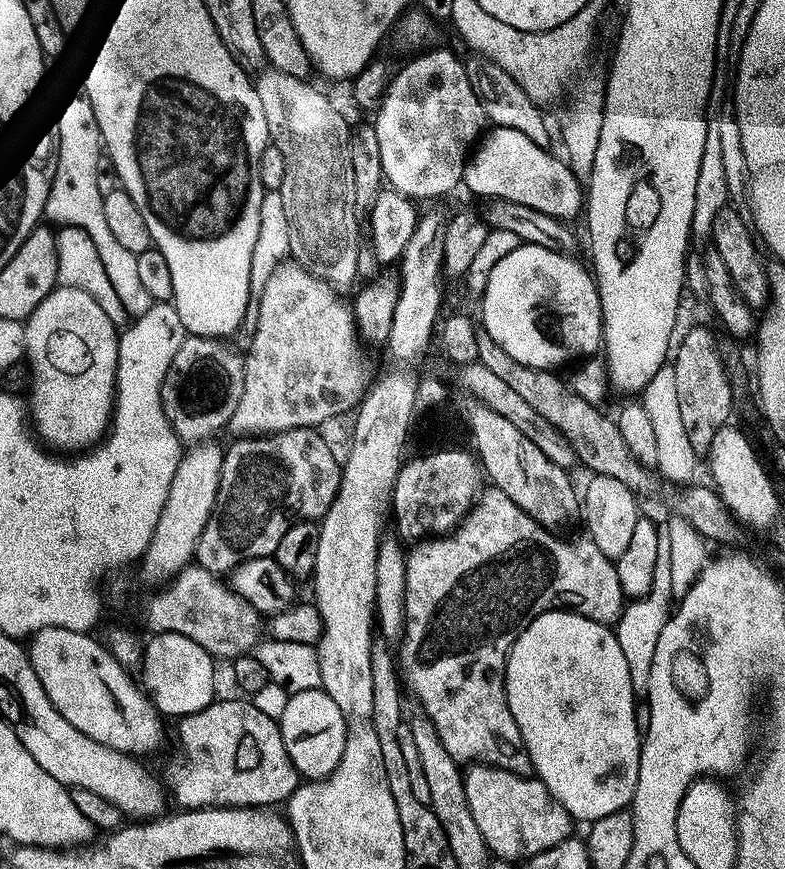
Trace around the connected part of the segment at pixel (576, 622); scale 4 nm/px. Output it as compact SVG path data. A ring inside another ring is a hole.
M544 612L518 634L504 667L504 689L510 714L518 722L536 779L545 784L573 821L591 822L625 811L634 798L640 765L642 732L636 729L638 697L631 689L629 667L615 631L577 612Z

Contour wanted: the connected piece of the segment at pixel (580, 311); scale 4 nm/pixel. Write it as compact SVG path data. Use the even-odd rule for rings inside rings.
M521 243L490 270L482 293L483 331L514 362L527 368L560 370L571 360L592 358L601 351L600 292L593 273L572 259L562 252Z

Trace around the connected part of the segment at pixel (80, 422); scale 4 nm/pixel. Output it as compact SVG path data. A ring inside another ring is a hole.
M61 286L46 294L46 298L23 321L23 326L23 355L32 371L32 389L26 395L26 408L35 435L49 449L60 454L79 454L91 449L104 439L116 407L116 371L120 345L118 328L85 290Z

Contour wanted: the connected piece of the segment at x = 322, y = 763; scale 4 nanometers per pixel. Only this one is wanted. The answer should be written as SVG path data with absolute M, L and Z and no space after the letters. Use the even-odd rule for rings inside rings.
M322 687L302 690L287 697L284 709L278 715L282 742L286 742L286 754L294 762L296 772L305 781L324 780L338 766L342 758L342 746L346 746L346 724L342 710Z

